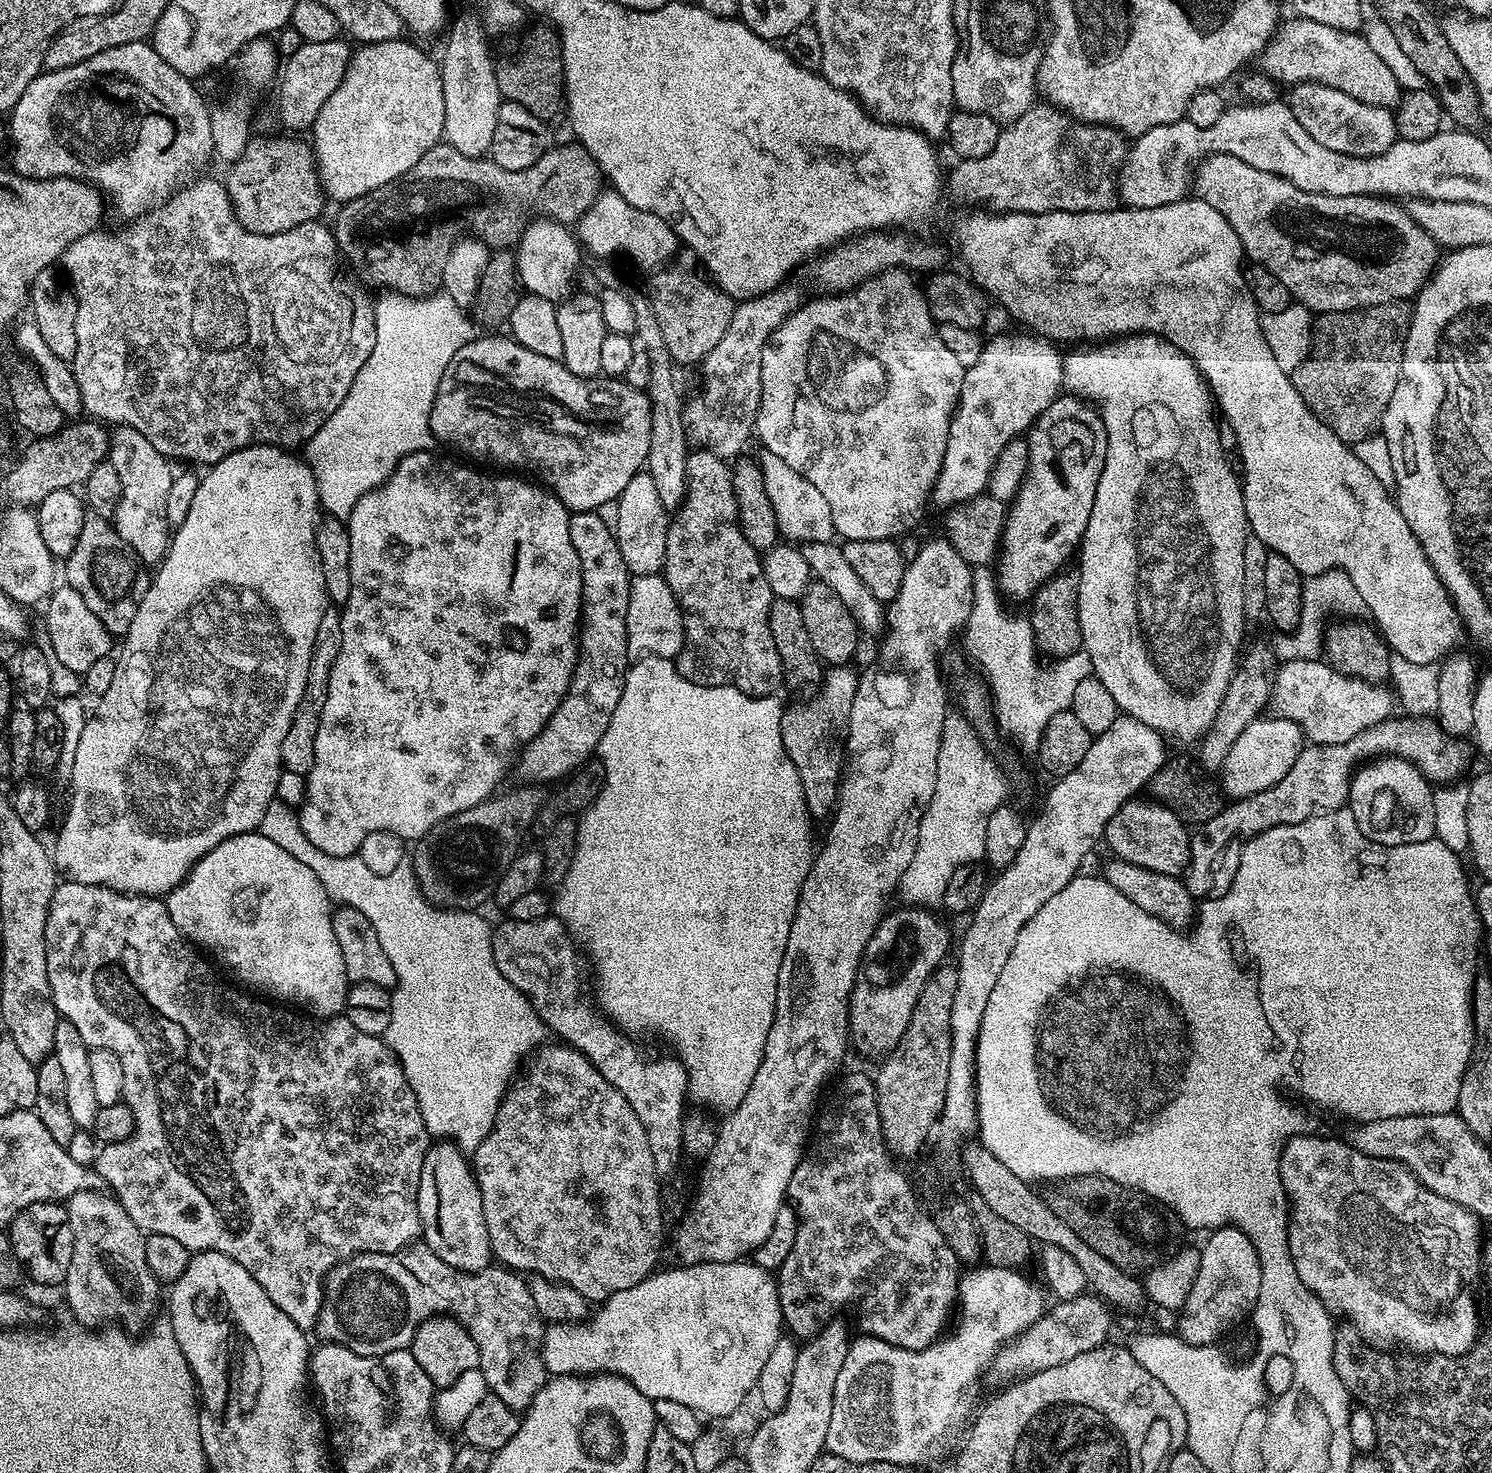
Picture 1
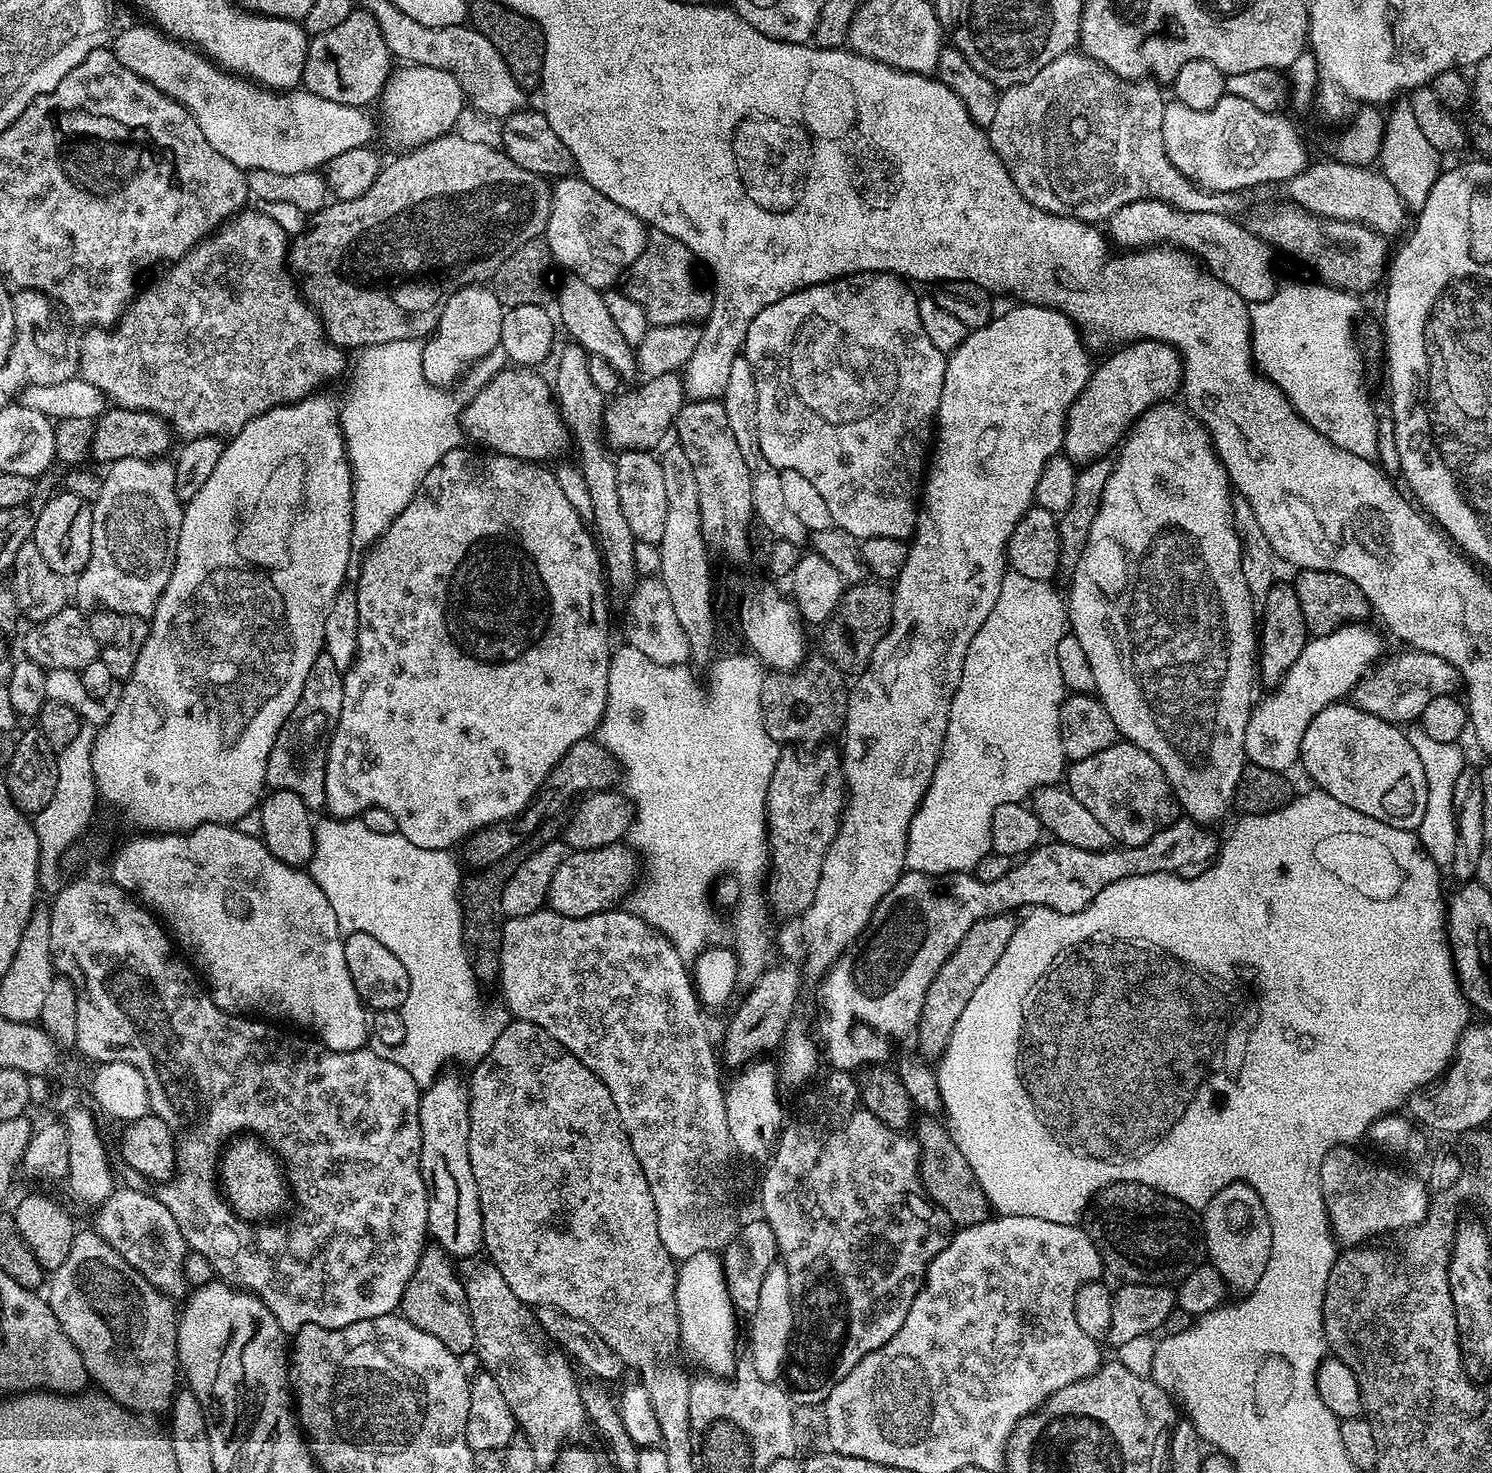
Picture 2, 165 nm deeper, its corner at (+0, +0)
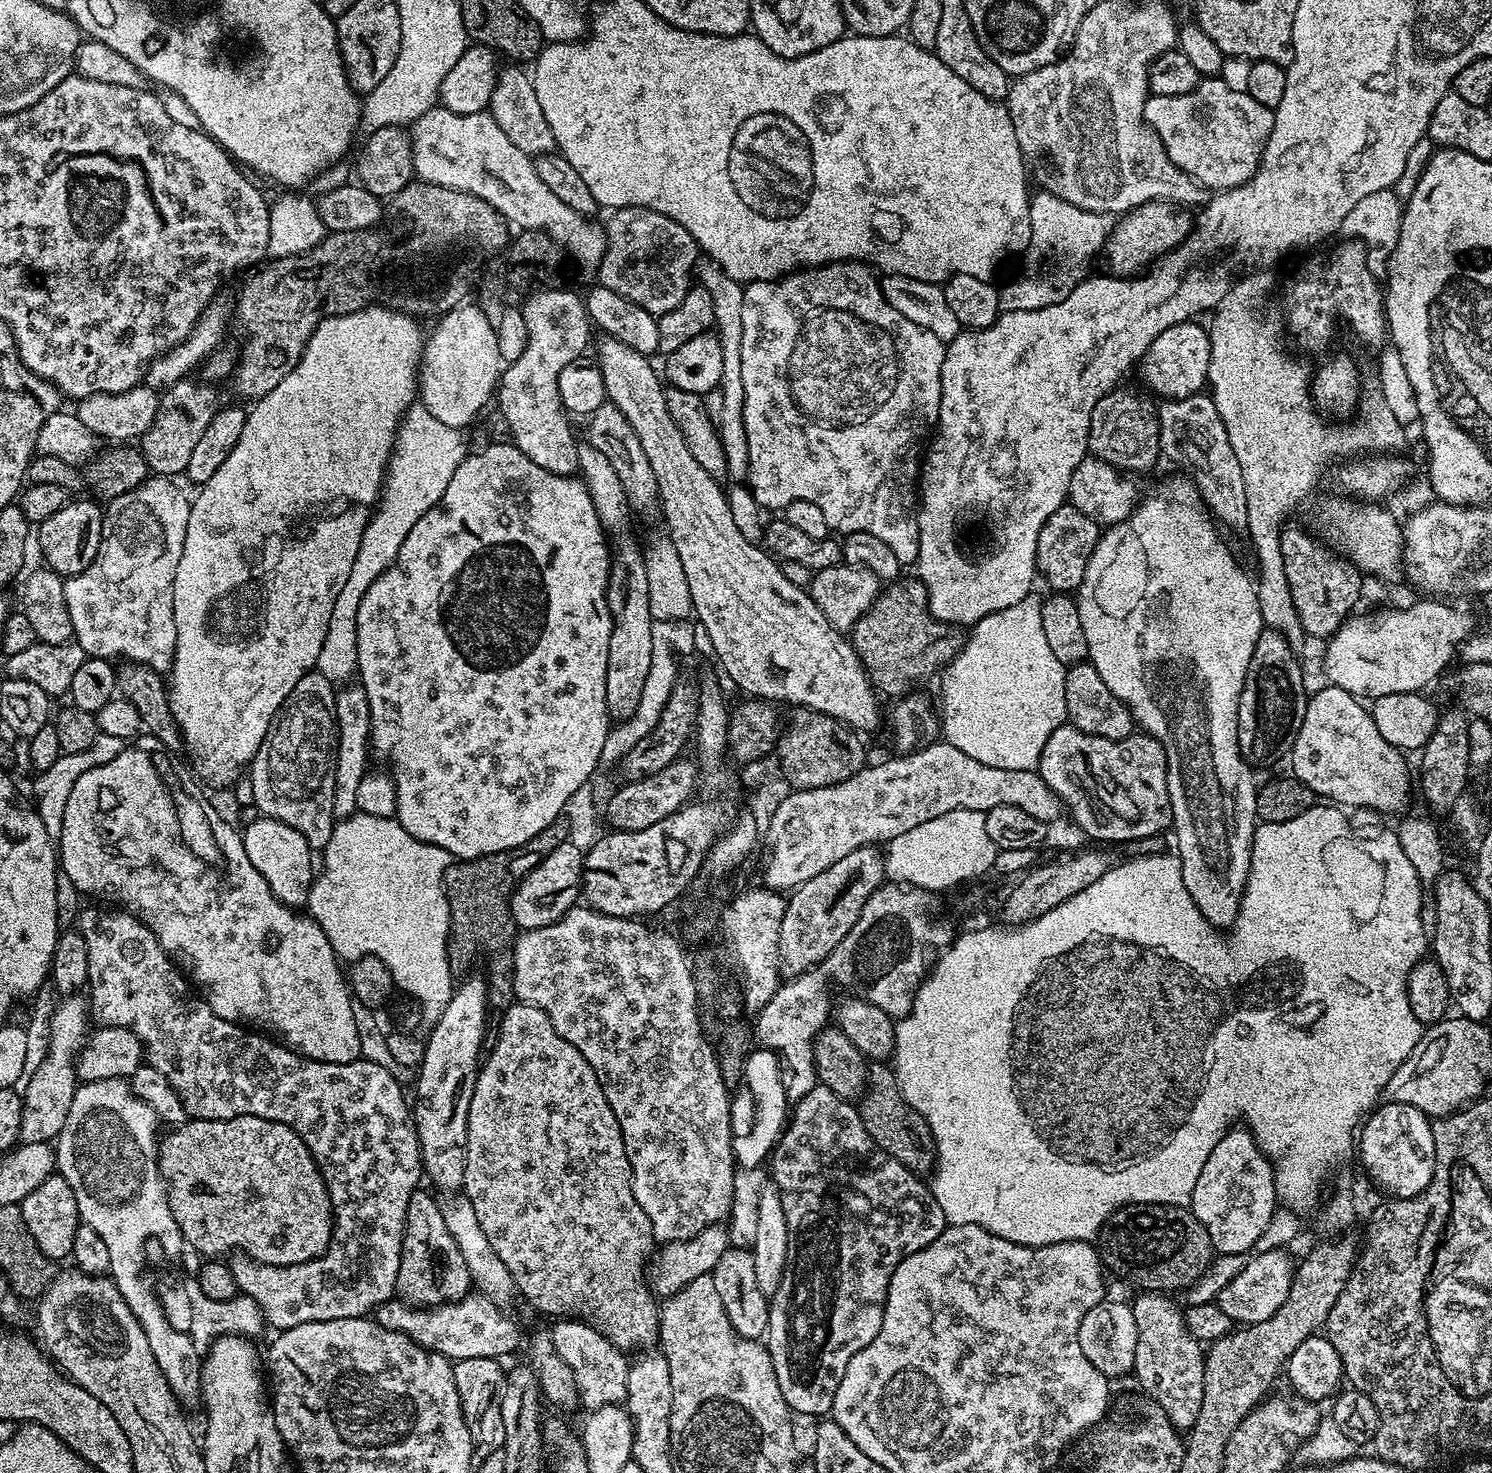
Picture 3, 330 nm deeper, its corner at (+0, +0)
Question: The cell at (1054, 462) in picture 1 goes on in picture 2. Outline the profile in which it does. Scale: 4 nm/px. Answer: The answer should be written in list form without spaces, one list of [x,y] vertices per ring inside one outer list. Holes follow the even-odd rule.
[[[1140,340],[1129,342],[1115,350],[1117,352],[1101,368],[1099,365],[1093,371],[1088,379],[1088,385],[1084,387],[1082,394],[1068,412],[1068,422],[1064,425],[1062,452],[1076,466],[1085,466],[1094,460],[1107,457],[1108,451],[1112,447],[1115,449],[1125,439],[1126,433],[1145,410],[1153,408],[1155,404],[1171,401],[1175,397],[1172,395],[1175,392],[1177,395],[1181,391],[1184,382],[1184,361],[1175,348],[1162,343],[1161,340]]]

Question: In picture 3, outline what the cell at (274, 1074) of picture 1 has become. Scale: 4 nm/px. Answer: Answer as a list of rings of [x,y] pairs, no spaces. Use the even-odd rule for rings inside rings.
[[[100,906],[104,908],[88,908],[84,913],[81,911],[78,916],[78,930],[82,934],[82,938],[86,938],[86,950],[88,951],[88,983],[87,987],[92,988],[92,1000],[90,996],[90,1008],[96,1016],[100,1019],[99,1023],[101,1025],[112,1027],[118,1026],[119,1028],[125,1028],[130,1030],[135,1034],[140,1043],[144,1046],[144,1054],[146,1057],[146,1063],[150,1066],[154,1066],[154,1070],[159,1070],[162,1074],[166,1074],[166,1082],[170,1082],[170,1086],[174,1086],[174,1090],[178,1094],[178,1098],[182,1098],[184,1103],[184,1108],[188,1111],[189,1117],[193,1120],[222,1120],[222,1119],[234,1119],[239,1115],[256,1115],[258,1118],[272,1119],[274,1122],[284,1123],[288,1127],[292,1127],[294,1131],[297,1132],[298,1137],[302,1138],[302,1142],[309,1147],[310,1154],[314,1159],[316,1159],[316,1167],[319,1168],[322,1178],[324,1179],[324,1185],[328,1191],[328,1197],[332,1203],[332,1240],[328,1243],[328,1249],[323,1252],[320,1256],[316,1257],[315,1260],[307,1260],[301,1264],[287,1264],[286,1266],[278,1266],[277,1264],[263,1264],[255,1260],[253,1256],[247,1254],[236,1254],[227,1261],[230,1266],[230,1270],[234,1274],[234,1282],[238,1282],[241,1293],[243,1295],[249,1296],[250,1298],[256,1300],[258,1306],[260,1307],[261,1314],[264,1316],[265,1321],[269,1325],[273,1324],[276,1330],[283,1330],[285,1328],[293,1328],[294,1326],[302,1326],[306,1322],[322,1322],[323,1320],[337,1320],[338,1318],[354,1318],[355,1316],[367,1317],[369,1313],[384,1304],[385,1301],[393,1299],[394,1293],[396,1292],[396,1279],[398,1278],[398,1266],[400,1265],[400,1255],[402,1254],[402,1238],[404,1237],[404,1224],[406,1223],[406,1210],[408,1209],[408,1203],[413,1194],[421,1187],[420,1176],[422,1180],[422,1157],[420,1155],[420,1139],[416,1137],[416,1130],[413,1121],[410,1119],[410,1104],[404,1101],[404,1092],[400,1089],[400,1084],[396,1081],[397,1073],[391,1068],[383,1068],[380,1065],[376,1065],[372,1061],[366,1059],[358,1059],[354,1062],[346,1062],[345,1064],[331,1064],[330,1062],[318,1062],[317,1060],[311,1060],[309,1056],[301,1056],[298,1052],[293,1052],[291,1048],[285,1046],[283,1043],[277,1042],[275,1039],[269,1038],[267,1035],[261,1034],[256,1030],[245,1031],[243,1027],[239,1024],[231,1024],[226,1022],[226,1018],[218,1018],[218,1014],[214,1014],[214,1010],[210,1010],[210,1006],[203,1000],[193,989],[190,987],[189,981],[186,979],[185,973],[181,971],[179,967],[174,963],[171,956],[165,952],[164,947],[162,947],[156,940],[156,936],[152,931],[145,926],[137,916],[131,916],[130,913],[123,910],[113,910],[108,906]]]

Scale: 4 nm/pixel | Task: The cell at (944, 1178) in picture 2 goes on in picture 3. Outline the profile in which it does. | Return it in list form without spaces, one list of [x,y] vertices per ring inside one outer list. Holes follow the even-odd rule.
[[[873,1061],[867,1067],[867,1086],[859,1101],[858,1111],[867,1133],[874,1138],[880,1149],[886,1150],[914,1173],[933,1171],[936,1148],[928,1120],[906,1102],[897,1082],[895,1069],[889,1063]]]

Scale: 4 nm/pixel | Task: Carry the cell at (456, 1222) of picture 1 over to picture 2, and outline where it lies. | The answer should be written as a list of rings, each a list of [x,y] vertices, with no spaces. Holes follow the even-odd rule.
[[[445,1075],[438,1078],[433,1084],[423,1089],[420,1097],[420,1137],[422,1138],[422,1150],[420,1160],[426,1160],[426,1156],[432,1162],[432,1170],[426,1170],[422,1174],[422,1182],[430,1176],[428,1172],[434,1172],[436,1179],[442,1179],[444,1186],[452,1186],[452,1194],[428,1194],[428,1230],[433,1240],[453,1258],[472,1258],[483,1249],[484,1231],[482,1230],[482,1216],[468,1216],[468,1224],[456,1224],[456,1194],[454,1185],[456,1180],[448,1176],[446,1164],[442,1156],[452,1156],[454,1152],[458,1156],[464,1156],[468,1152],[470,1142],[470,1118],[468,1117],[468,1092],[466,1084],[456,1076]],[[445,1079],[445,1080],[444,1080]],[[438,1164],[438,1170],[434,1170]],[[477,1251],[477,1252],[476,1252]]]

